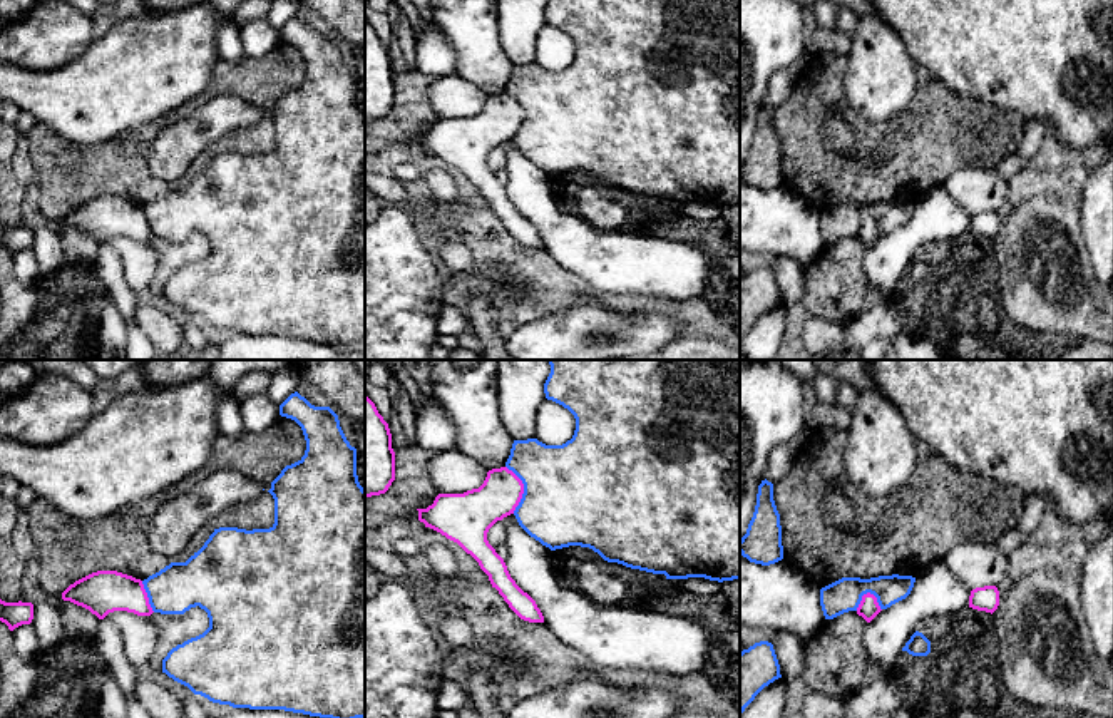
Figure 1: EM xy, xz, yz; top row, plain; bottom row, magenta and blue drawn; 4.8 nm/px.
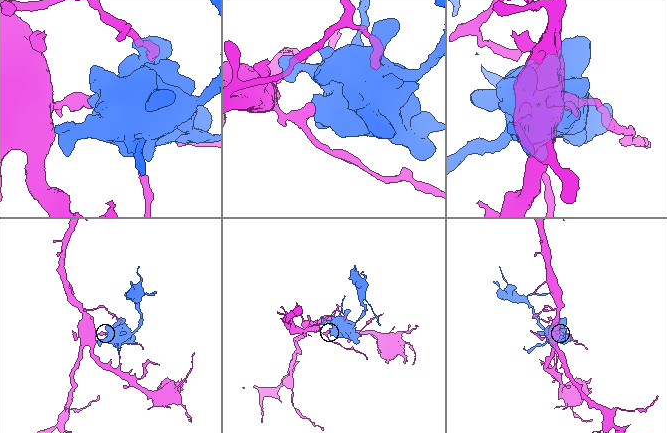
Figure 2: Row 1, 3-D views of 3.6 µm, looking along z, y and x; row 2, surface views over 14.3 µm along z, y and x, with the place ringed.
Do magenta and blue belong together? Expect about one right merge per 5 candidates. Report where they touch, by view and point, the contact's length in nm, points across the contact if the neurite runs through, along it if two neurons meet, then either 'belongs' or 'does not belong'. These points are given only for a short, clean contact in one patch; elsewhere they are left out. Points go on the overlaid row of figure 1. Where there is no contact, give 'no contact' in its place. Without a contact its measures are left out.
contact xz (523, 489); length 240 nm; border xz (506, 466), (523, 484), (523, 497), (514, 512); does not belong

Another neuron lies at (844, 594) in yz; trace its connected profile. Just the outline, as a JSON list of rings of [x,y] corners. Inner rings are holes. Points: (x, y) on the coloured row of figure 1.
[[[879,576],[870,579],[842,577],[820,589],[820,606],[825,619],[833,619],[844,613],[857,611],[862,596],[870,592],[877,597],[880,609],[905,599],[916,577],[912,576]]]

